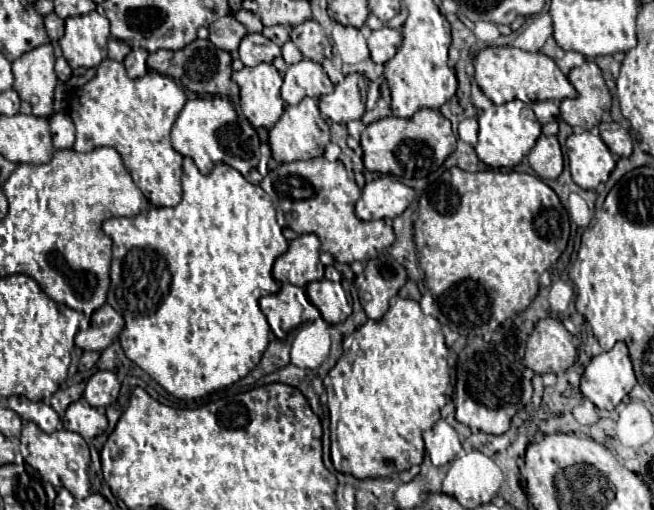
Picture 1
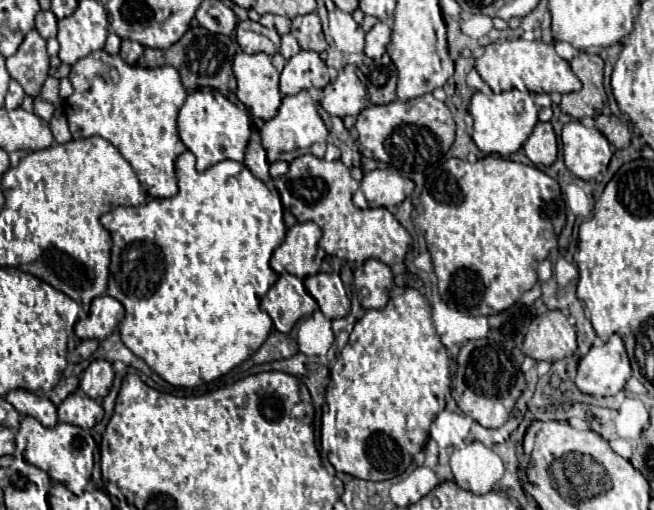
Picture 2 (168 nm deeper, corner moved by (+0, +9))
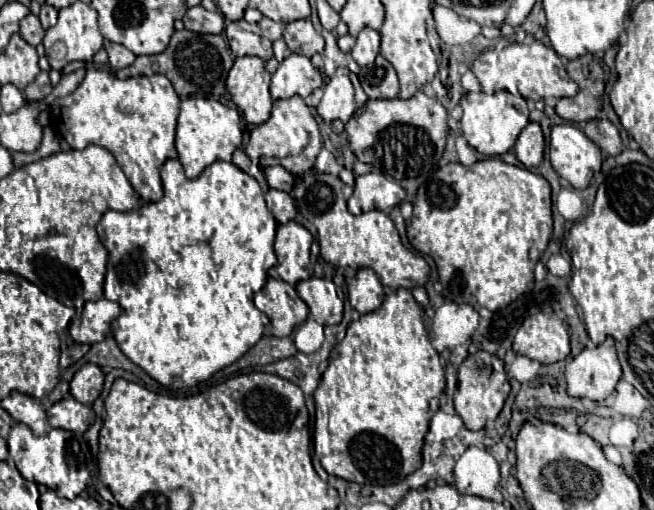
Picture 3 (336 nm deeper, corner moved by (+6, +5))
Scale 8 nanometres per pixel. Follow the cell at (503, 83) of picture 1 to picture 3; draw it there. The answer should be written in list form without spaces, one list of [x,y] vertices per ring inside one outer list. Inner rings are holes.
[[[542,42],[510,44],[508,48],[502,48],[502,50],[490,48],[474,60],[472,72],[480,80],[481,89],[486,94],[507,90],[514,95],[521,95],[538,102],[538,100],[544,100],[548,96],[564,98],[564,96],[574,96],[578,92],[576,82],[568,78],[566,68],[560,62],[558,54],[550,46],[544,46]]]

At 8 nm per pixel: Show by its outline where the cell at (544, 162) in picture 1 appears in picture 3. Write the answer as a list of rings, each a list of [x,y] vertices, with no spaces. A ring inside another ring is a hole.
[[[530,122],[516,140],[516,156],[526,168],[540,166],[544,158],[544,134],[538,122]]]

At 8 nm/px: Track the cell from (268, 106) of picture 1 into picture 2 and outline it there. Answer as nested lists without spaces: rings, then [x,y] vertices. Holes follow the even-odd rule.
[[[264,52],[236,54],[234,76],[238,82],[238,100],[252,112],[252,116],[270,120],[282,102],[278,90],[278,70],[272,66],[270,56]]]

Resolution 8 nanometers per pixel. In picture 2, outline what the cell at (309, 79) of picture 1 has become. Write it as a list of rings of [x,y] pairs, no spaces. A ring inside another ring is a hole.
[[[300,50],[292,56],[280,74],[280,94],[298,94],[300,90],[324,88],[330,82],[328,66],[312,50]]]

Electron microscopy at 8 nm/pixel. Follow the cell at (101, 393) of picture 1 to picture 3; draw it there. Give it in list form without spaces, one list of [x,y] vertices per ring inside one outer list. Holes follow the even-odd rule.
[[[84,364],[70,382],[70,394],[82,402],[92,405],[92,402],[100,396],[104,384],[104,374],[96,364]]]

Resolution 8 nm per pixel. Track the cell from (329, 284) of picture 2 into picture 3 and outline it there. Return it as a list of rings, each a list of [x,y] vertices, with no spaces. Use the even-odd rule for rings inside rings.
[[[308,278],[296,284],[298,296],[308,304],[310,316],[318,320],[318,324],[338,324],[342,321],[344,302],[336,292],[332,279]]]

